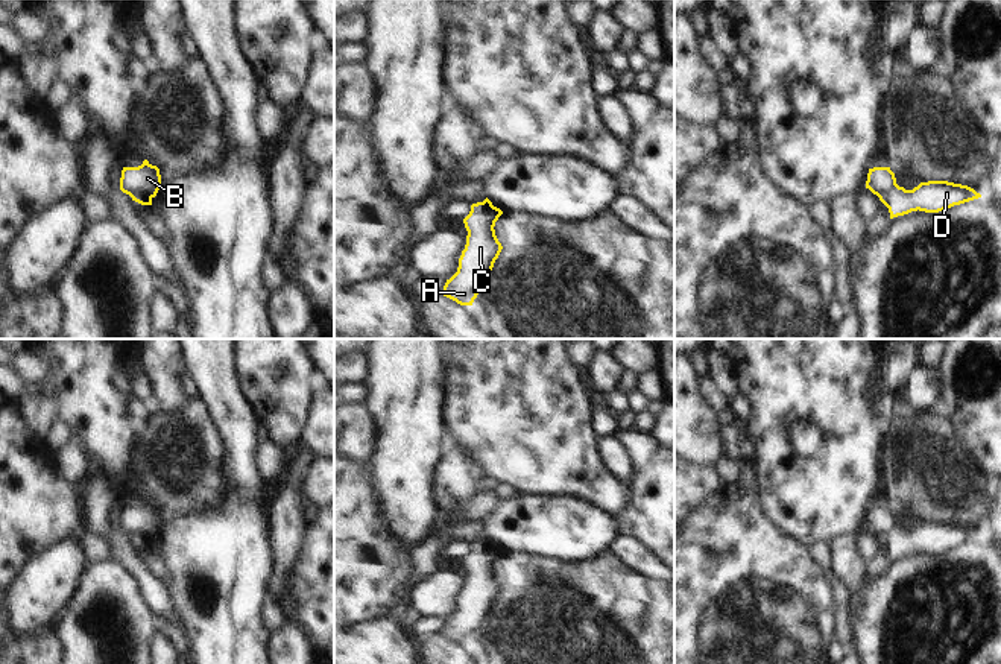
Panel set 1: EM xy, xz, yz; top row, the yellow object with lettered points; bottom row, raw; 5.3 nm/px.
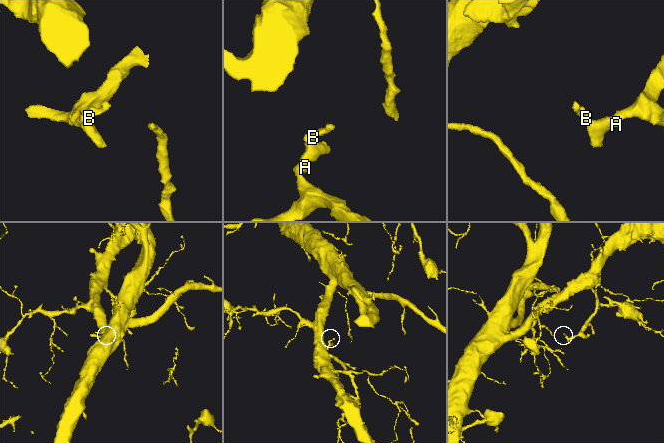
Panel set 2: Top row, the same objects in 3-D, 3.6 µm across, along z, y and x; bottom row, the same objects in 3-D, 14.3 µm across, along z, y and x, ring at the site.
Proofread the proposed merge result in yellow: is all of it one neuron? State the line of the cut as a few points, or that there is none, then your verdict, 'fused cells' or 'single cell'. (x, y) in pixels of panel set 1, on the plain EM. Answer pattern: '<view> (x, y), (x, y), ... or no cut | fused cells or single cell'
yz (896, 524), (880, 538) | fused cells

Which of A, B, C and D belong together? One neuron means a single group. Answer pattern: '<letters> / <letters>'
A C D / B

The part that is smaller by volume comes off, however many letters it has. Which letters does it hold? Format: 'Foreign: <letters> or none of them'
Foreign: B

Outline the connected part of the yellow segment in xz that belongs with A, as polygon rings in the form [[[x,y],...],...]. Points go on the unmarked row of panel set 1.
[[[477,542],[463,559],[468,571],[466,585],[459,599],[457,612],[447,620],[444,637],[460,646],[472,646],[503,587],[495,576],[495,562],[503,552],[494,545]]]

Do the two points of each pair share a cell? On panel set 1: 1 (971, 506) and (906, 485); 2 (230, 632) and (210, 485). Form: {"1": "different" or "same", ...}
{"1": "same", "2": "different"}

